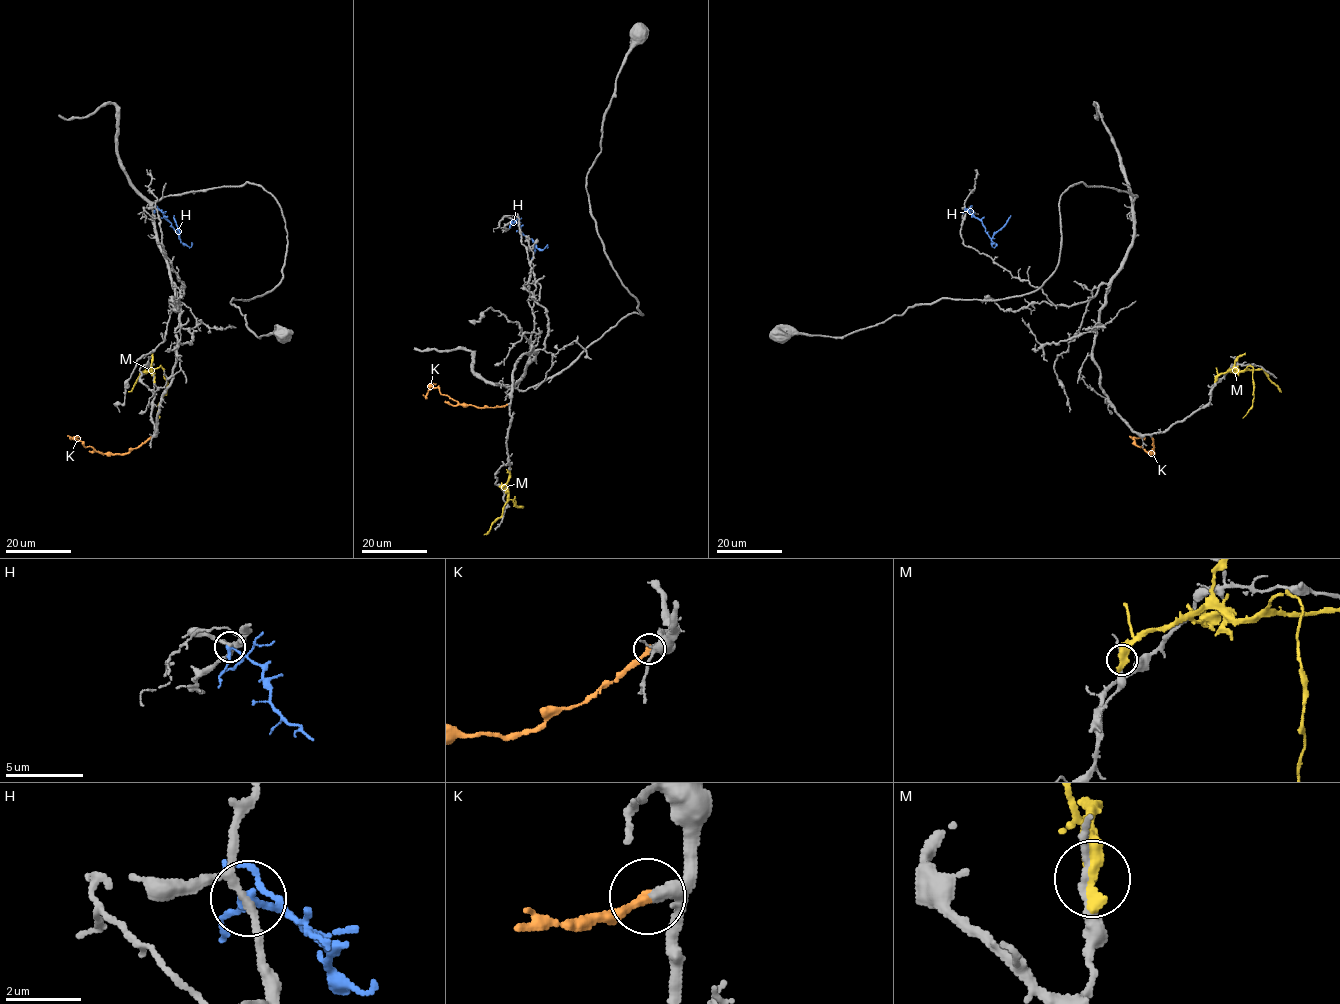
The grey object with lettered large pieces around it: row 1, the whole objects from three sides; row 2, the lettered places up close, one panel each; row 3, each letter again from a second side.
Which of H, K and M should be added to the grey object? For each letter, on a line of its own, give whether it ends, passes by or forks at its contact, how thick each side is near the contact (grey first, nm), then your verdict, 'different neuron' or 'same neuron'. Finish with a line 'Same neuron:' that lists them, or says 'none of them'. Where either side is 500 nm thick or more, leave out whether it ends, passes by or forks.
H: it forks | 160/180 nm | different neuron
K: it ends | 260/300 nm | same neuron
M: 150/550 nm | different neuron
Same neuron: K

